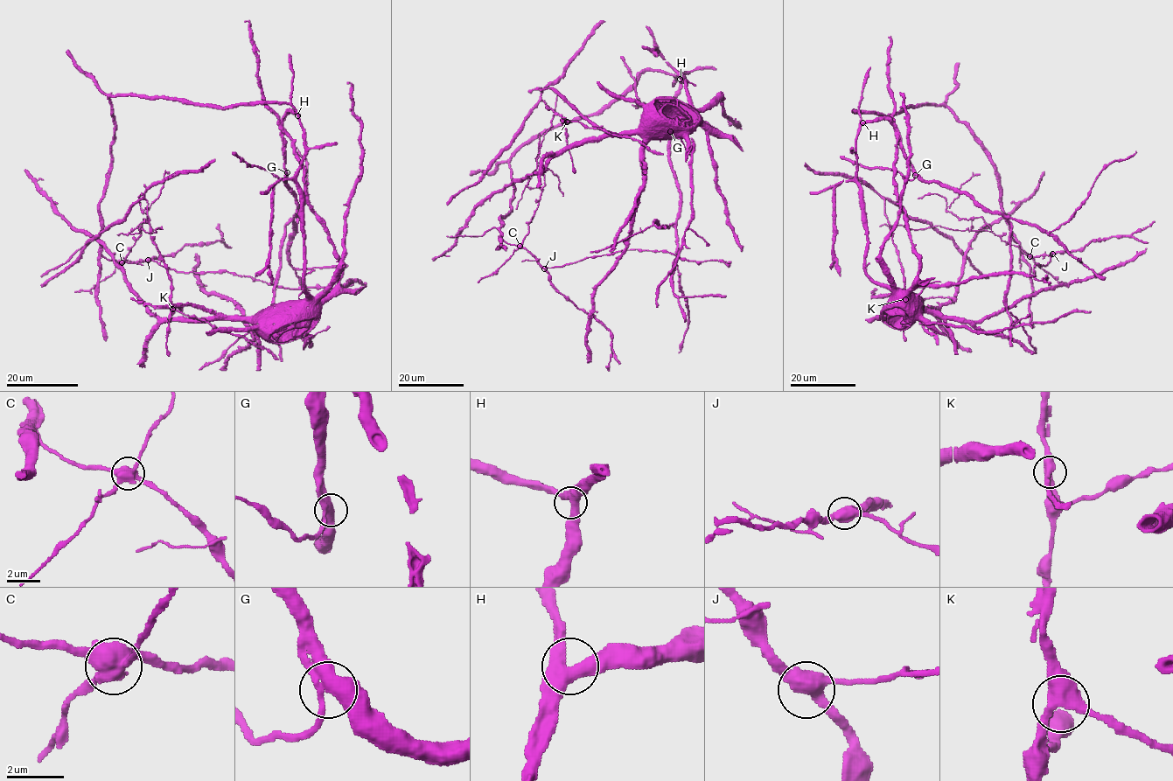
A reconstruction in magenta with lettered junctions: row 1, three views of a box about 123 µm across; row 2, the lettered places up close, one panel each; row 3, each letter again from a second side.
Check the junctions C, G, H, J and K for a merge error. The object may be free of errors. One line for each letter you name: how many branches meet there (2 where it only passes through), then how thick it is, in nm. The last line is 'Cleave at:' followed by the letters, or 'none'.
C: Branches: 4. Thickness 550 nm
Cleave at: C

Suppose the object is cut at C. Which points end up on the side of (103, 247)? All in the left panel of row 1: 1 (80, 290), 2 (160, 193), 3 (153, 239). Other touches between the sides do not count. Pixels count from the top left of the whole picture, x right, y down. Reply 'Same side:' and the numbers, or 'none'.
Same side: 3

